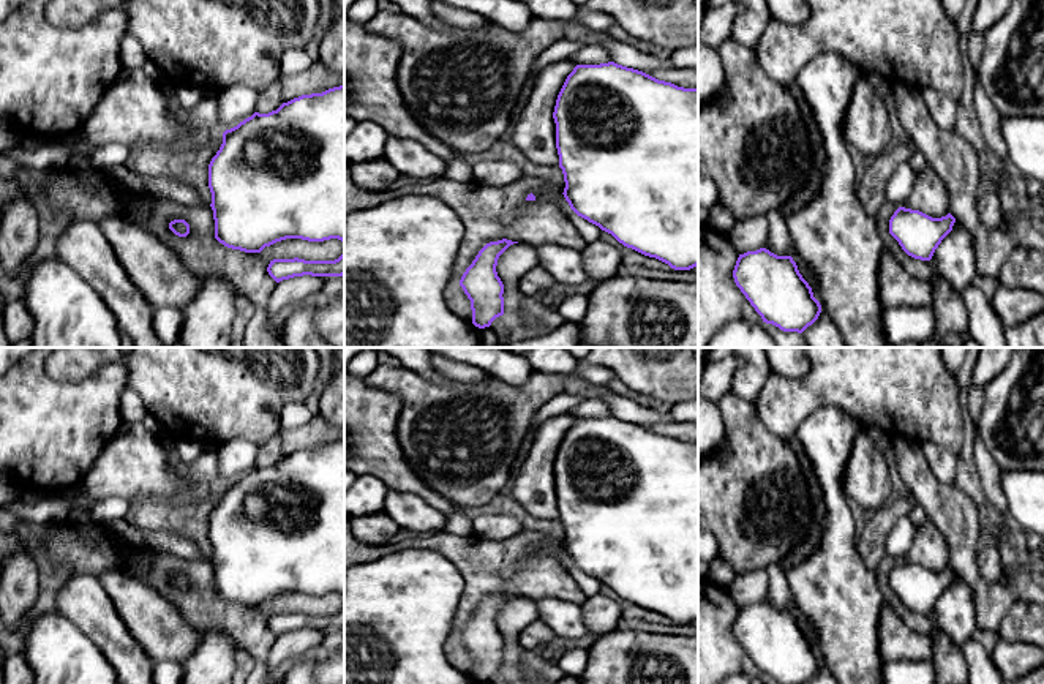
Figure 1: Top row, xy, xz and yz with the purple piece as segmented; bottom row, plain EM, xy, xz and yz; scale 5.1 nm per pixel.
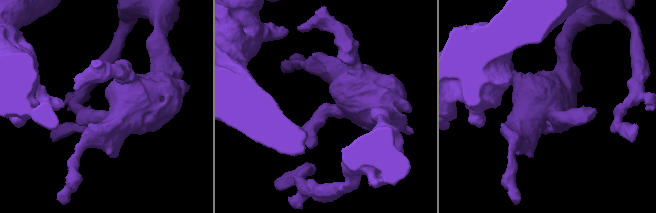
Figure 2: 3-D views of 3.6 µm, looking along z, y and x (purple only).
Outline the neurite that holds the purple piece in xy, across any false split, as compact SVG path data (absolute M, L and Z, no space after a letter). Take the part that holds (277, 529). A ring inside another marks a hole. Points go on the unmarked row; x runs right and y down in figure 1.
M344 439L329 442L322 447L302 449L283 457L269 468L254 466L237 480L223 487L223 498L208 518L208 542L212 547L212 564L215 573L215 592L227 602L245 607L261 607L265 600L286 592L324 596L338 592L344 597Z

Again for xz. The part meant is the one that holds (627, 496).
M576 419L567 430L553 466L556 502L564 528L564 551L581 572L619 597L655 611L674 624L698 619L698 442L659 434L618 419Z

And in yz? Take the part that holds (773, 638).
M766 602L747 605L739 608L733 632L763 676L780 684L806 684L821 667L820 656L813 651L812 641L799 627L791 610L777 610Z

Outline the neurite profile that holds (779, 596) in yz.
M774 564L769 566L766 572L769 588L764 602L777 610L791 610L796 605L796 602L790 589L790 584L782 572L782 567Z

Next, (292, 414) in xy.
M287 403L281 409L281 428L291 430L308 423L314 414L303 403Z

